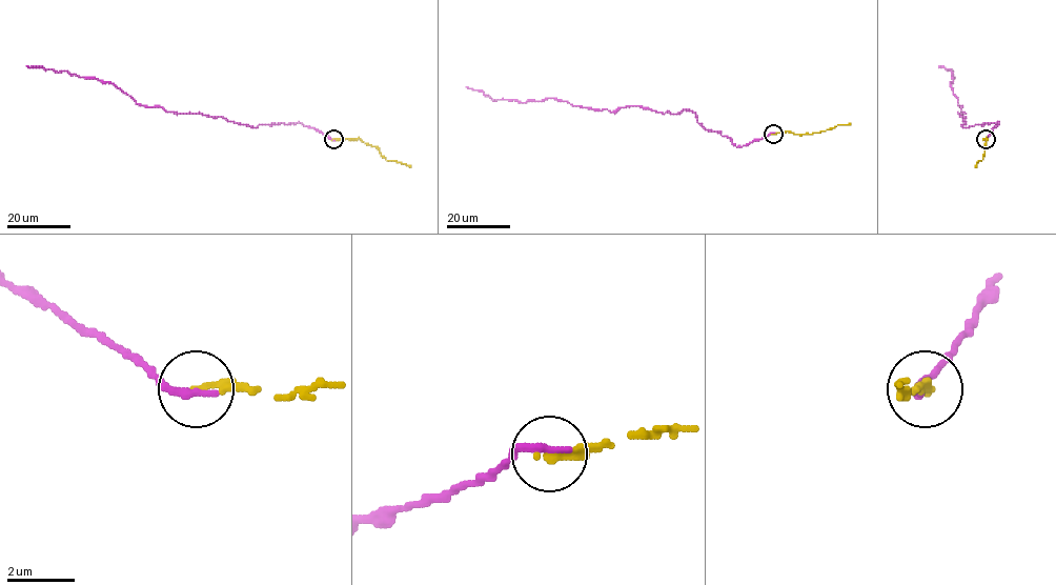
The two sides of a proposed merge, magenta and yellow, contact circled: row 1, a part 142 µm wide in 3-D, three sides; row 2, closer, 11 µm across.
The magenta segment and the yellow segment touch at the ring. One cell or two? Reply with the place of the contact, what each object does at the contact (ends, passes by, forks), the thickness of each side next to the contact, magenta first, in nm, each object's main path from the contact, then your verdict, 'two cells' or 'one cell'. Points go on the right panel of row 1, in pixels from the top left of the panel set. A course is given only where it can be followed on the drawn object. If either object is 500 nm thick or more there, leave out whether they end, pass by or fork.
at (986, 139); magenta ends there; yellow ends there; 280 nm thick on the magenta side, 280 nm on the other; magenta runs (985, 139), (998, 122), (961, 125), (965, 118), (957, 113), (963, 112), (949, 83), (952, 71), (938, 66); yellow runs (986, 139), (981, 160), (975, 166); one cell

